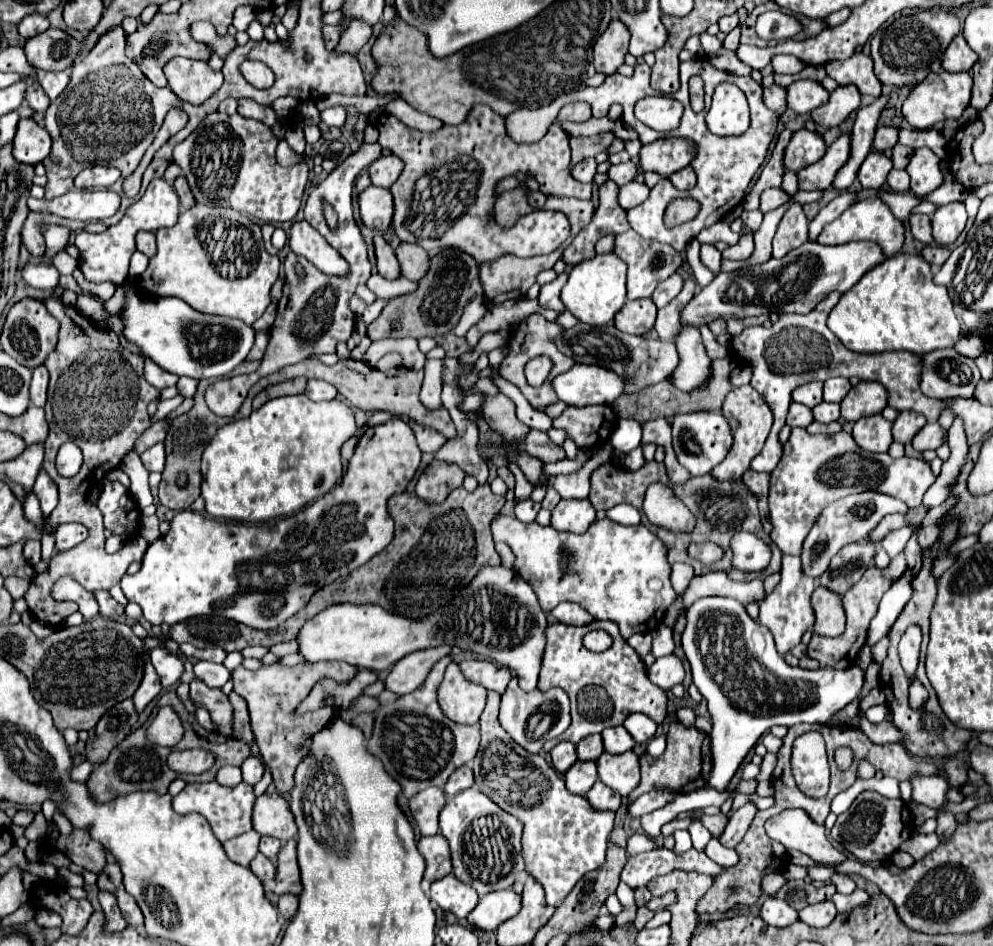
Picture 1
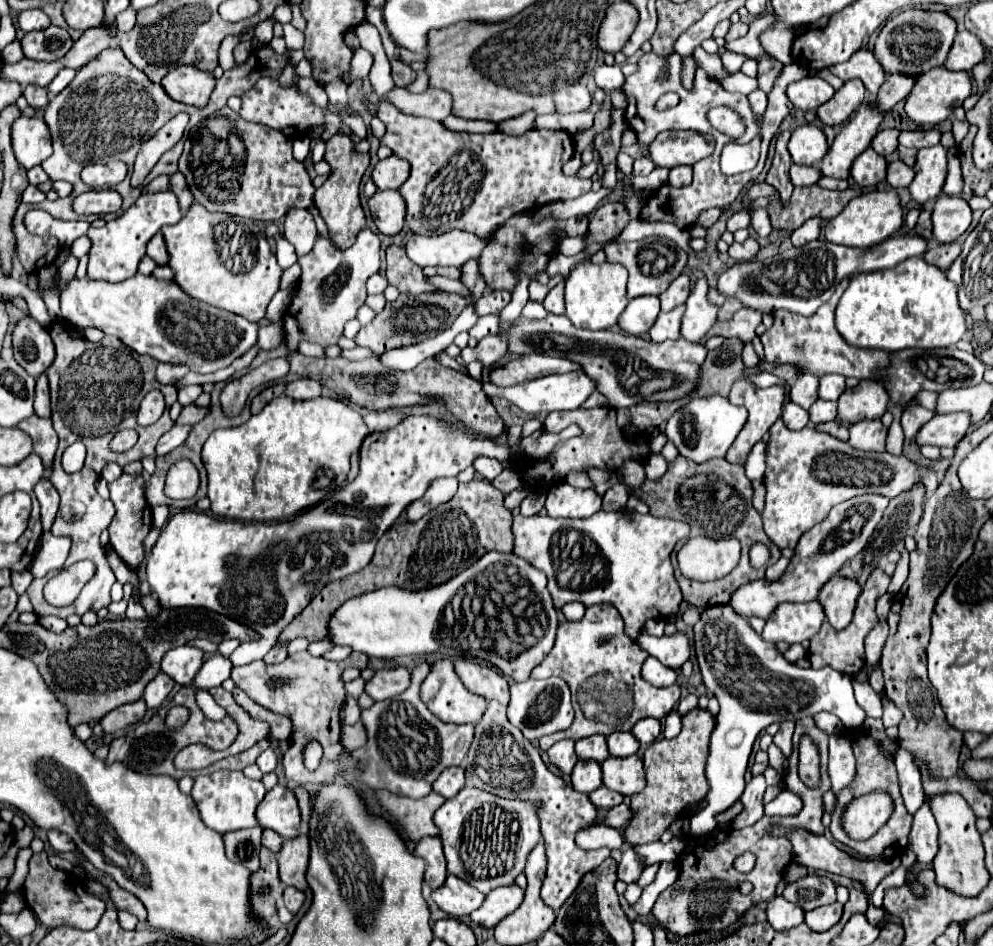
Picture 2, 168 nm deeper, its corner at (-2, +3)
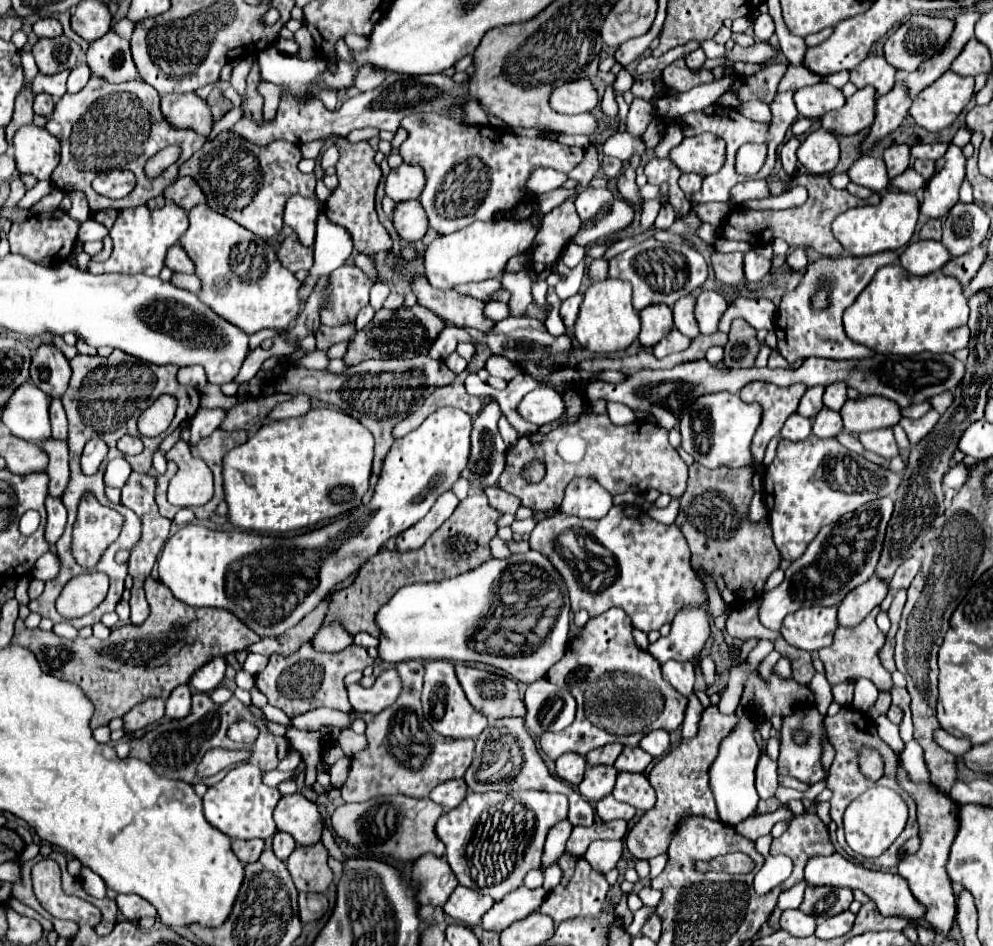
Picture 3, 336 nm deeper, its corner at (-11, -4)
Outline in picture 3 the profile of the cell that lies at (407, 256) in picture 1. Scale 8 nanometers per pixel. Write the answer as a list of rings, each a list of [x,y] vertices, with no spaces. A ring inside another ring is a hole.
[[[488,279],[488,281],[482,281],[482,283],[462,285],[462,287],[458,287],[456,291],[466,293],[466,295],[472,295],[472,297],[484,301],[484,303],[490,303],[490,301],[492,301],[492,295],[494,295],[496,291],[500,291],[500,289],[502,289],[502,285],[500,285],[498,279]]]

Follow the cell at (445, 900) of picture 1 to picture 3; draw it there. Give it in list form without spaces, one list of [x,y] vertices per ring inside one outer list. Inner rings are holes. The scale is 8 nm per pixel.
[[[458,885],[454,889],[454,893],[450,895],[450,899],[446,901],[444,911],[450,917],[454,917],[454,919],[458,919],[458,921],[462,921],[462,923],[466,923],[466,925],[472,927],[472,925],[478,925],[480,923],[482,915],[492,905],[494,905],[494,899],[492,897],[480,895],[480,893],[472,891],[472,889],[468,889],[468,887]]]

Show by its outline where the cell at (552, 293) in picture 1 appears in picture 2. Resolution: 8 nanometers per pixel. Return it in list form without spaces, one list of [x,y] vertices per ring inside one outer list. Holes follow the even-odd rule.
[[[559,282],[557,286],[553,286],[545,300],[543,300],[545,310],[549,310],[551,314],[565,314],[565,304],[563,304],[563,282]]]

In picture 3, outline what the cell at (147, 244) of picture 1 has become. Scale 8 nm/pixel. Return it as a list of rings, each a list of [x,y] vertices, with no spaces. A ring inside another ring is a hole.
[[[178,243],[174,247],[170,247],[170,251],[166,255],[166,267],[170,267],[174,273],[194,273],[192,259],[186,255],[182,245],[178,245]]]

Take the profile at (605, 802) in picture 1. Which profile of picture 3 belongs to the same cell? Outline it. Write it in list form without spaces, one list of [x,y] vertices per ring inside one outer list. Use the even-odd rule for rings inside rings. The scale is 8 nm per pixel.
[[[608,795],[606,799],[600,799],[596,803],[596,813],[602,821],[612,821],[612,819],[624,819],[624,821],[632,821],[632,817],[636,815],[636,809],[616,801],[612,795]]]

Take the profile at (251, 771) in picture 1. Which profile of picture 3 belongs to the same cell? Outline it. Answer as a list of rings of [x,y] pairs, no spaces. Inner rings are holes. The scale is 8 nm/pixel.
[[[290,751],[290,753],[280,761],[278,769],[280,769],[280,771],[294,771],[294,769],[300,765],[300,761],[302,761],[302,755],[300,755],[298,751]]]

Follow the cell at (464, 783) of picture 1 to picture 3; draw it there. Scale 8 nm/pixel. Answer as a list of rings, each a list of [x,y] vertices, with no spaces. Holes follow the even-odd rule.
[[[452,779],[452,781],[440,783],[440,785],[430,793],[430,799],[450,811],[450,809],[454,809],[454,807],[466,797],[466,791],[468,791],[468,787],[466,787],[464,779]]]

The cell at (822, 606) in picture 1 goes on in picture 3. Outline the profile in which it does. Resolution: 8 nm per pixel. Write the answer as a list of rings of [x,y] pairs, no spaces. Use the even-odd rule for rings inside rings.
[[[874,575],[864,585],[850,591],[846,595],[846,599],[838,605],[840,625],[842,627],[854,627],[860,621],[864,621],[864,617],[886,599],[888,589],[890,589],[890,585],[884,579],[880,579],[878,575]]]

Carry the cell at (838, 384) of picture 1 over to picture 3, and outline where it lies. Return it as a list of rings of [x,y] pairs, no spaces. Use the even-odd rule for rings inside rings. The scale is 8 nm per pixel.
[[[834,383],[834,385],[828,385],[826,391],[824,391],[824,405],[832,411],[840,411],[840,407],[844,405],[844,401],[848,399],[846,397],[846,385],[844,383]]]

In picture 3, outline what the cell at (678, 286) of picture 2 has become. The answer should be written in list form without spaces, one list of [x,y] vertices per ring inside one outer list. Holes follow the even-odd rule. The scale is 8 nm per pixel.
[[[686,295],[682,299],[678,299],[678,303],[674,305],[674,325],[680,333],[688,335],[690,339],[698,337],[698,323],[694,319],[694,303],[696,299],[692,295]]]

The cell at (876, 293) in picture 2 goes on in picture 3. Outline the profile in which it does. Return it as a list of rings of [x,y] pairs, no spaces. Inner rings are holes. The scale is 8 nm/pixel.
[[[898,263],[878,269],[862,295],[858,295],[858,299],[844,311],[844,329],[852,341],[878,353],[905,357],[922,351],[930,351],[934,355],[952,354],[966,348],[971,337],[970,329],[962,327],[966,323],[968,301],[962,295],[962,285],[954,277],[948,277],[942,271],[914,277]]]

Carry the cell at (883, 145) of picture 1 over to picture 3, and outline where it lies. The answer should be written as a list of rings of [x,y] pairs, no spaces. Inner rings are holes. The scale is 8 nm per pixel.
[[[892,145],[884,151],[884,161],[888,167],[888,177],[894,179],[896,175],[904,173],[910,167],[910,147],[908,145]]]

